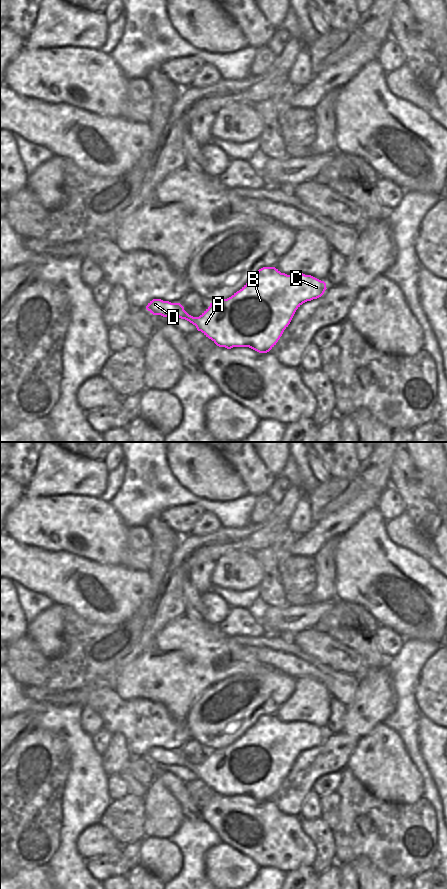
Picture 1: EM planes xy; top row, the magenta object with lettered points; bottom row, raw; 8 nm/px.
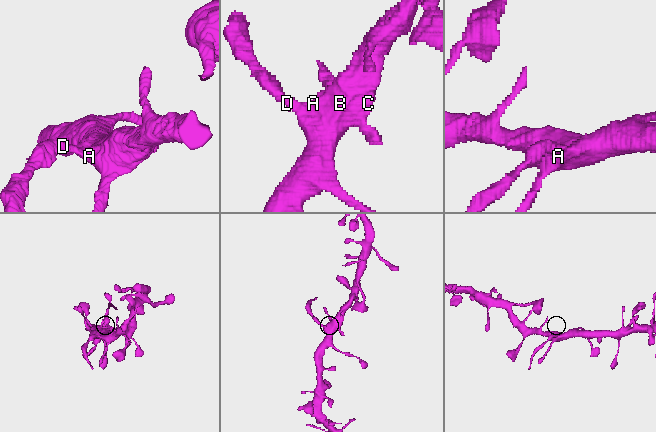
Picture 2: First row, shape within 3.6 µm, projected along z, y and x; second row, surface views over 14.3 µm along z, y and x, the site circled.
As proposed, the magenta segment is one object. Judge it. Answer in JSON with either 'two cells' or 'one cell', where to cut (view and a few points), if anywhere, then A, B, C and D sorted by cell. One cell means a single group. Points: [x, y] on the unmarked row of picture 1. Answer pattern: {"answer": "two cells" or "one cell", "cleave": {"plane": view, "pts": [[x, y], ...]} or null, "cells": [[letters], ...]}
{"answer": "two cells", "cleave": {"plane": "xy", "pts": [[176, 751], [173, 759], [175, 764]]}, "cells": [["A", "B", "C"], ["D"]]}

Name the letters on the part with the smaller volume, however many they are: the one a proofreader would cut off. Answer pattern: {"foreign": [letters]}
{"foreign": ["D"]}

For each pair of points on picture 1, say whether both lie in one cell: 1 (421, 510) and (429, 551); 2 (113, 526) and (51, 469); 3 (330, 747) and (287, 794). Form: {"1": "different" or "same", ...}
{"1": "different", "2": "different", "3": "same"}

